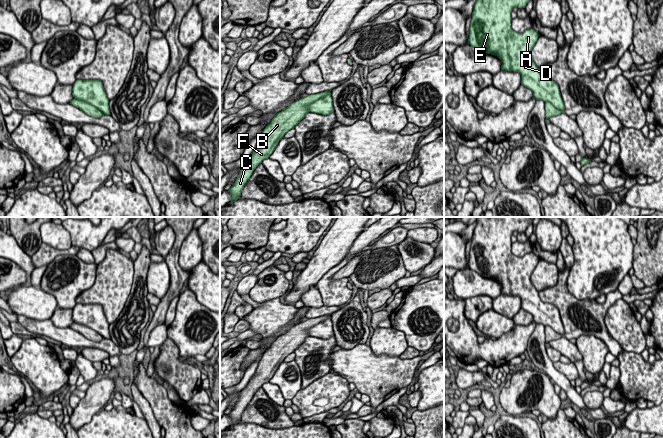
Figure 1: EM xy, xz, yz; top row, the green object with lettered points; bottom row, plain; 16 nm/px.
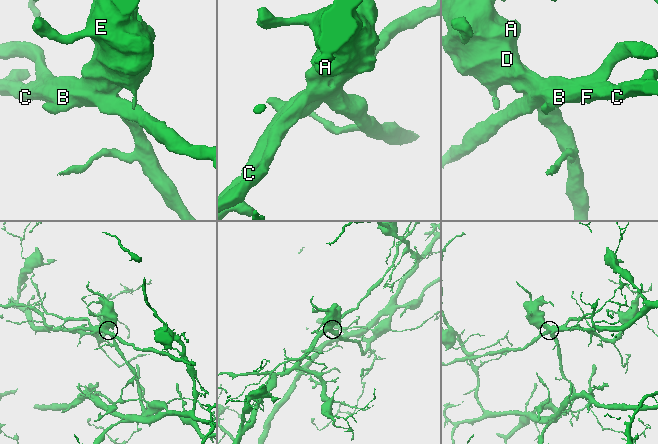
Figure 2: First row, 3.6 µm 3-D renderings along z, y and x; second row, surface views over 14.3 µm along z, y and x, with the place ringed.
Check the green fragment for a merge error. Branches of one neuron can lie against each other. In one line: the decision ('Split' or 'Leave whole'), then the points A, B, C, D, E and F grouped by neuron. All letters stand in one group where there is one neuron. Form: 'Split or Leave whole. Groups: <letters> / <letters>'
Split. Groups: A D E / B C F

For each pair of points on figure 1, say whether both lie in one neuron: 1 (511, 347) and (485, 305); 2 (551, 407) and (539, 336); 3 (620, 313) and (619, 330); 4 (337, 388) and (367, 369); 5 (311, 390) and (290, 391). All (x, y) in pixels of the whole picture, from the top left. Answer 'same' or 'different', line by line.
1: different
2: different
3: same
4: different
5: different

